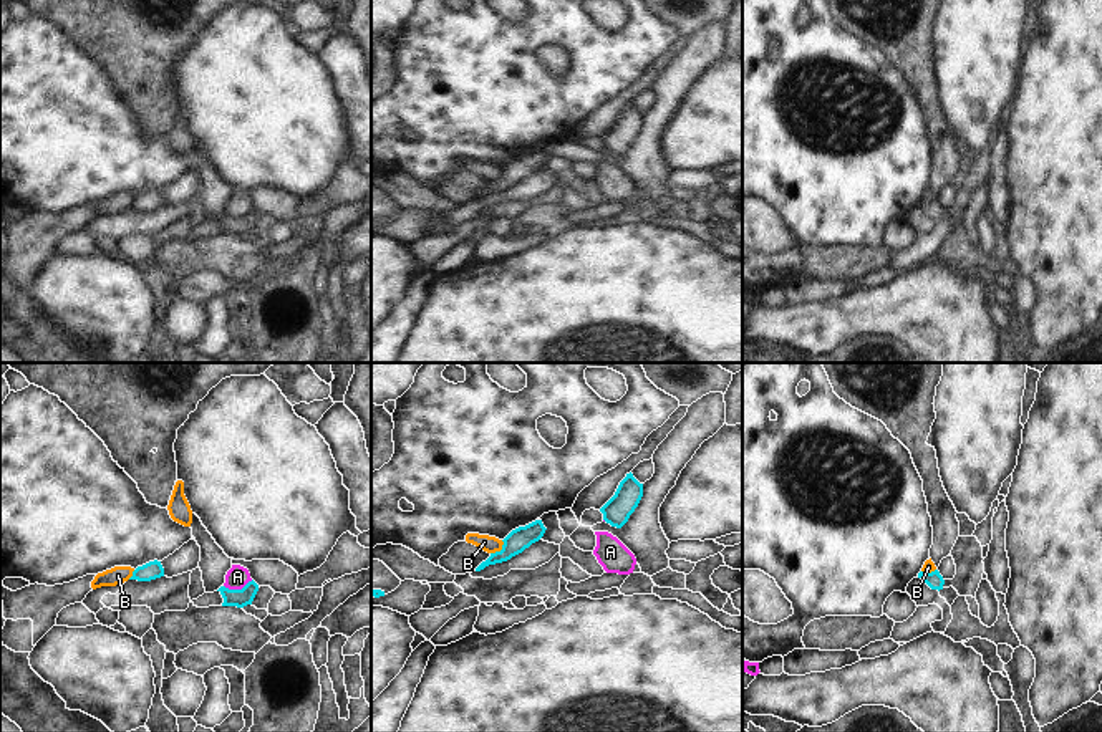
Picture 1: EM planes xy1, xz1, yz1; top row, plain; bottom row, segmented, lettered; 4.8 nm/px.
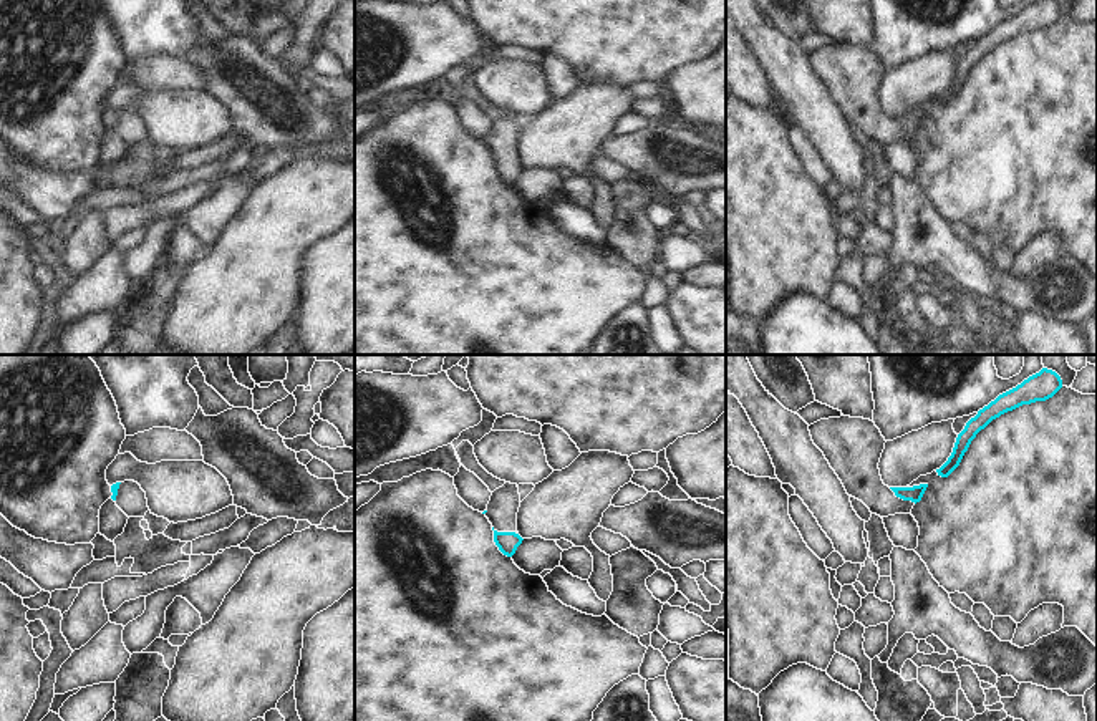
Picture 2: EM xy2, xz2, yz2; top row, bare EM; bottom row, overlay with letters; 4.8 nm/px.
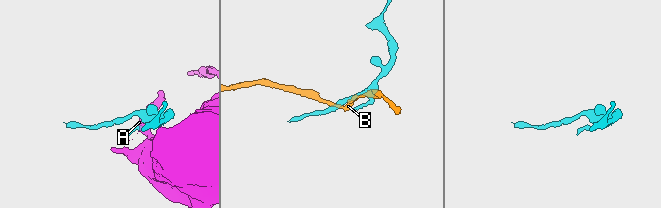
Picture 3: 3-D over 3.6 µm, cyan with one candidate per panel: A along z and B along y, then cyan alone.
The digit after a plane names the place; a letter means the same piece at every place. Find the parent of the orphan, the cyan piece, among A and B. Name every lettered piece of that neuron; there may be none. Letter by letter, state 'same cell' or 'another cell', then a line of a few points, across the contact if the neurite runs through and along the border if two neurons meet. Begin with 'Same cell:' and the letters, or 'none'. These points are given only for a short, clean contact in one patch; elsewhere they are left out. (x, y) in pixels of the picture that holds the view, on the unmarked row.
Same cell: none
A: another cell; line xy1 (252, 209), (241, 217), (224, 216)
B: another cell; line xz1 (502, 169), (502, 176), (491, 182)

